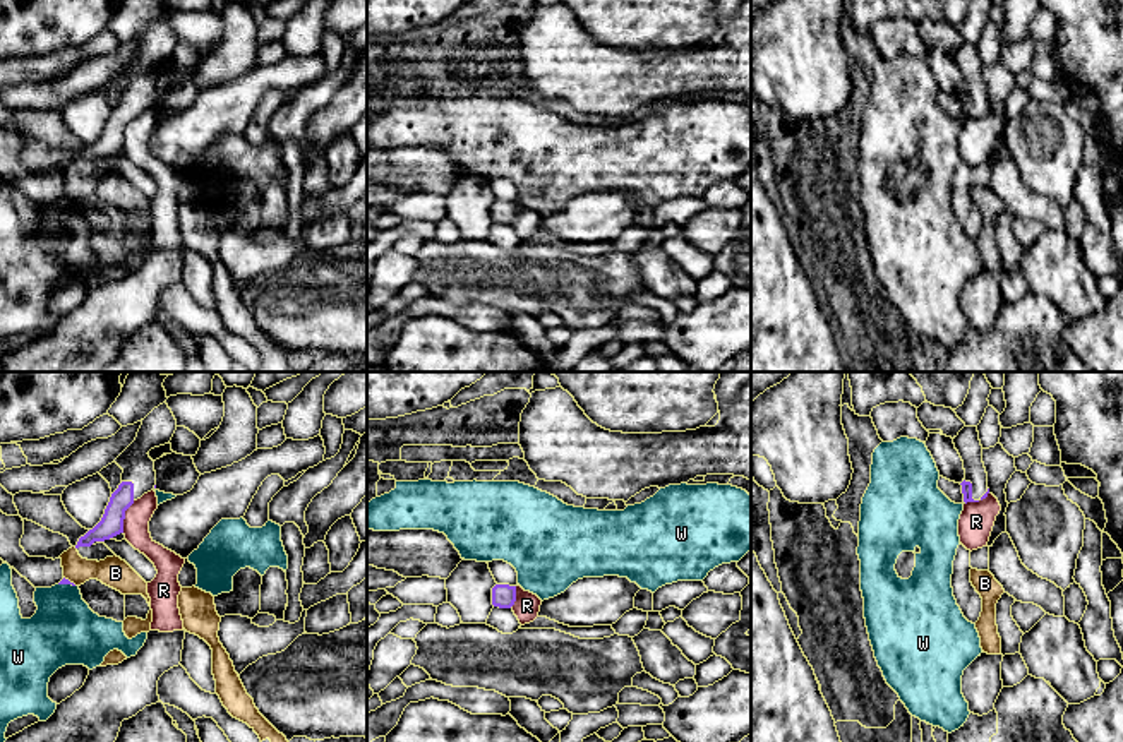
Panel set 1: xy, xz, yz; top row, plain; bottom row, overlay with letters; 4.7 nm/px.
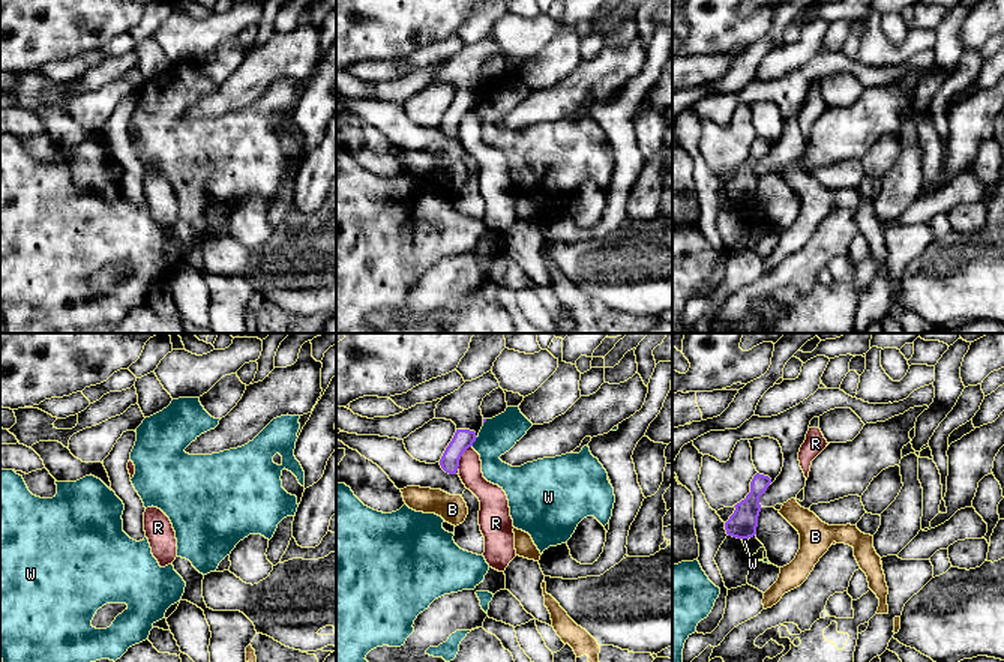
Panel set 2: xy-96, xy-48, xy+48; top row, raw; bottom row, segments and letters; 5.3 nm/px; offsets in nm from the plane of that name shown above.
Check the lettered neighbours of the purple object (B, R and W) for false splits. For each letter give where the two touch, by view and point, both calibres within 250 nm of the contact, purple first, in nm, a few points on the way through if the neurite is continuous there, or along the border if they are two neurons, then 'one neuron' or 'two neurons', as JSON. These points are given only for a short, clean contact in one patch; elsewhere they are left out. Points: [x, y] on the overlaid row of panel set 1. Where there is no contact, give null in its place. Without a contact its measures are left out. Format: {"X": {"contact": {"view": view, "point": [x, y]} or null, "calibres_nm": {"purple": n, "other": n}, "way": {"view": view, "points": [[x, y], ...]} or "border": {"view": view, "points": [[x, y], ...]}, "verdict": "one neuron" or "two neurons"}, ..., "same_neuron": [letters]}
{"B": {"contact": {"view": "xy", "point": [69, 581]}, "calibres_nm": {"purple": 30, "other": 140}, "verdict": "two neurons"}, "R": {"contact": {"view": "xy", "point": [124, 516]}, "calibres_nm": {"purple": 110, "other": 130}, "border": {"view": "xy", "points": [[134, 501], [126, 511], [122, 532]]}, "verdict": "two neurons"}, "W": {"contact": {"view": "xy", "point": [67, 583]}, "calibres_nm": {"purple": 30, "other": 320}, "verdict": "two neurons"}, "same_neuron": []}

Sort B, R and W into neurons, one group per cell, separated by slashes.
B R / W

